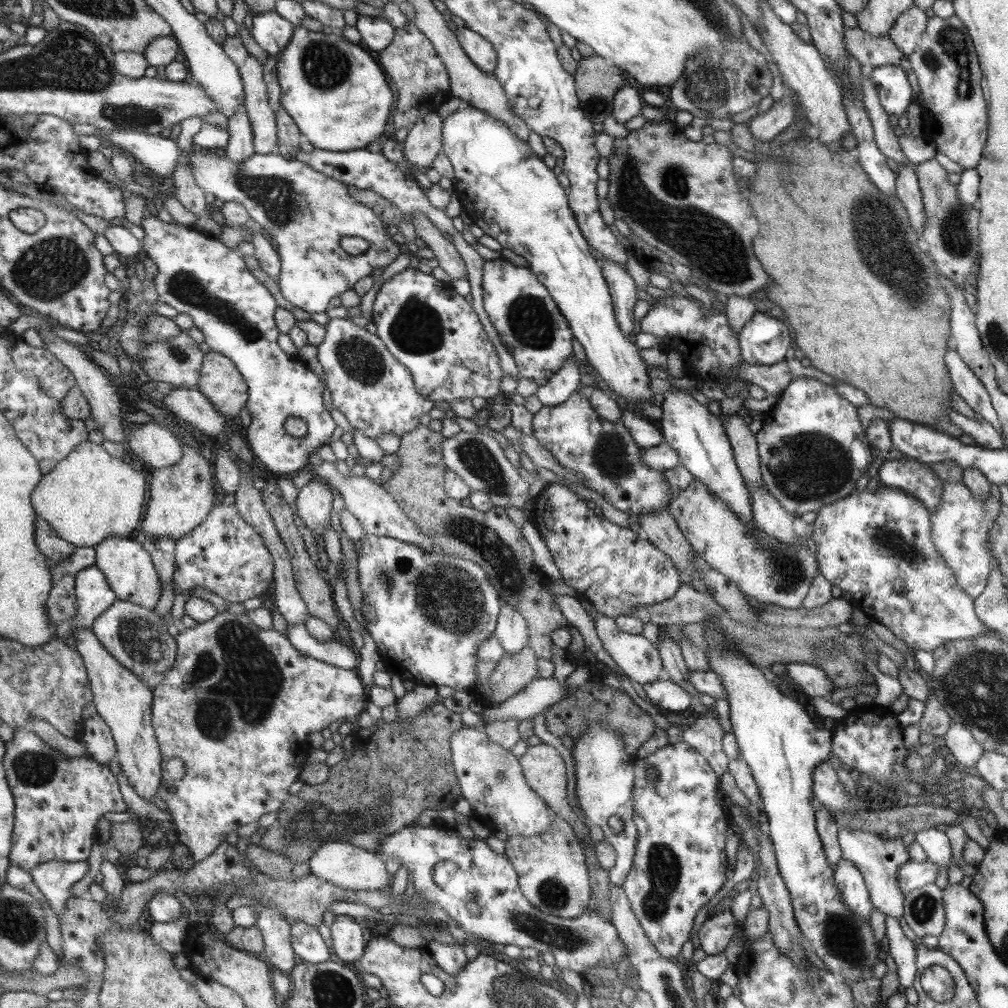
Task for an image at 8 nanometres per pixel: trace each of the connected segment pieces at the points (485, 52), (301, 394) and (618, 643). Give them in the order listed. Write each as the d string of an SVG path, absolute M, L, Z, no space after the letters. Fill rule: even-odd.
M465 27L454 32L460 47L473 65L487 73L492 73L496 69L496 50L491 41L485 40L479 33Z
M153 211L144 218L141 226L144 230L142 250L158 266L159 274L155 277L156 291L160 300L175 308L181 314L192 317L194 326L204 335L206 344L215 352L228 356L240 369L249 387L249 401L246 407L252 422L246 431L247 440L252 451L267 472L282 476L303 469L308 464L307 453L323 446L331 436L335 422L323 410L321 394L323 382L315 374L311 374L301 362L287 358L275 338L277 328L273 324L275 300L269 296L265 286L249 272L243 255L236 249L229 248L219 239L204 236L192 226L170 224L160 220ZM289 416L303 420L307 425L307 434L303 438L293 438L283 429L283 423Z
M594 613L592 618L594 629L602 649L613 659L619 670L630 680L641 684L655 682L663 676L663 666L660 660L659 651L653 648L651 643L643 637L633 633L623 632L617 625L613 617L603 616L603 614Z

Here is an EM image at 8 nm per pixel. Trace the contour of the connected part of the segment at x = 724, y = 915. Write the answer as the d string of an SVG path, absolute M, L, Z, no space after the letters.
M727 909L709 916L697 930L697 939L699 939L699 945L701 945L699 949L706 956L723 954L732 936L738 932L740 927Z

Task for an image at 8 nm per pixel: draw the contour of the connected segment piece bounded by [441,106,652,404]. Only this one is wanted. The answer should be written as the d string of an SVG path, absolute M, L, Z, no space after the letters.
M460 107L458 111L447 115L442 120L442 150L441 152L452 164L454 178L452 192L455 193L461 205L465 219L499 242L501 248L507 248L522 256L531 272L536 273L539 281L551 293L557 308L568 320L573 336L581 344L585 353L584 368L598 374L608 388L629 404L637 401L649 401L652 391L649 388L649 374L647 366L639 358L637 348L625 338L615 319L615 309L611 304L611 294L607 294L608 284L601 278L599 260L589 258L589 248L580 228L577 228L576 217L567 206L563 188L557 184L555 174L531 152L526 141L521 140L515 133L499 119L494 119L480 109Z

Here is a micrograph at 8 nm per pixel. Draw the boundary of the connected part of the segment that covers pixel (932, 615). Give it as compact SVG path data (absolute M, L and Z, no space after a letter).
M881 484L875 490L856 490L835 503L818 508L812 524L810 539L815 545L823 578L849 594L848 601L854 611L862 612L869 621L878 622L890 630L912 652L932 651L941 643L972 639L991 632L976 615L974 598L956 583L952 569L932 544L930 512L916 497Z

